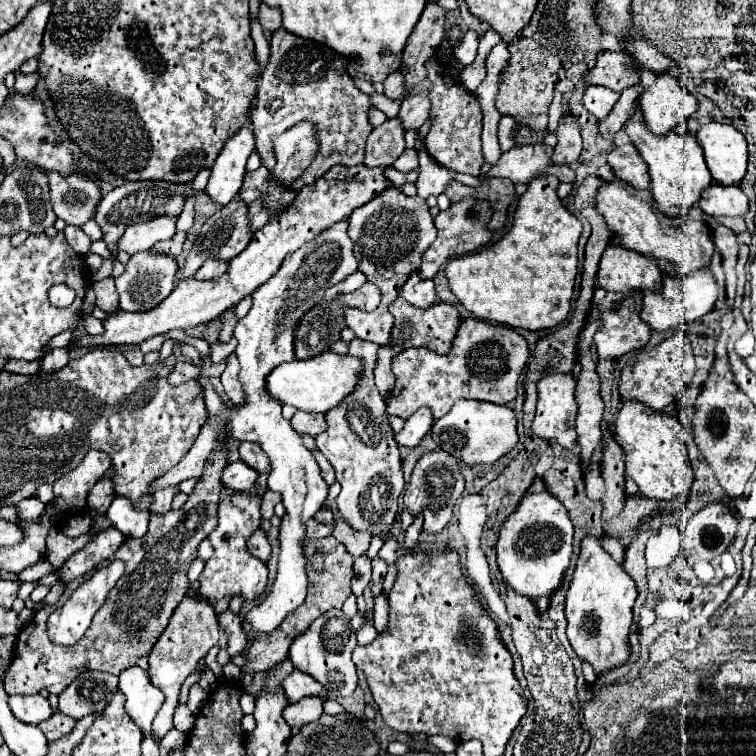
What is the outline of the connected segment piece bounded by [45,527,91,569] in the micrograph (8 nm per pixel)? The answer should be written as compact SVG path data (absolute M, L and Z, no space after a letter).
M53 527L49 531L49 537L47 537L47 551L45 551L45 557L47 561L59 569L73 553L77 553L79 549L83 549L87 543L91 541L91 533L85 533L81 537L67 537L63 535L63 531L59 527Z

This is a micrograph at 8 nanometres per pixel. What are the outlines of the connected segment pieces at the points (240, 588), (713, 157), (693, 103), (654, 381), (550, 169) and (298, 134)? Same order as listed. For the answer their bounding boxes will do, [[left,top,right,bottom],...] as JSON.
[[199,493,267,603],[695,123,747,185],[639,75,697,135],[619,333,695,411],[478,143,575,184],[269,121,319,189]]

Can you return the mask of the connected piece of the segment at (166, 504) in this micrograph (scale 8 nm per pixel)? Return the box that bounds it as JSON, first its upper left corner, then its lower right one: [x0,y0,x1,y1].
[149,487,179,513]

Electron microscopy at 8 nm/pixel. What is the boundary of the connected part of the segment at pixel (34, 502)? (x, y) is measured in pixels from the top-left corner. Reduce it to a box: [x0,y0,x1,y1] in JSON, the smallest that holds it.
[17,497,45,521]

